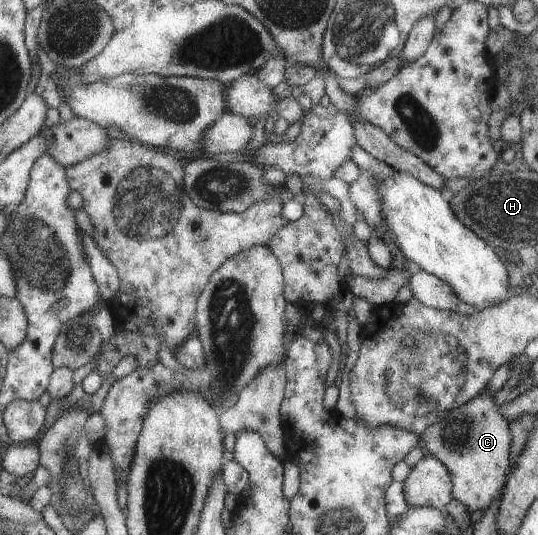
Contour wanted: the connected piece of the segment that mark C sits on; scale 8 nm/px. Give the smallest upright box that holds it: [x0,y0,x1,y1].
[421,395,510,515]

